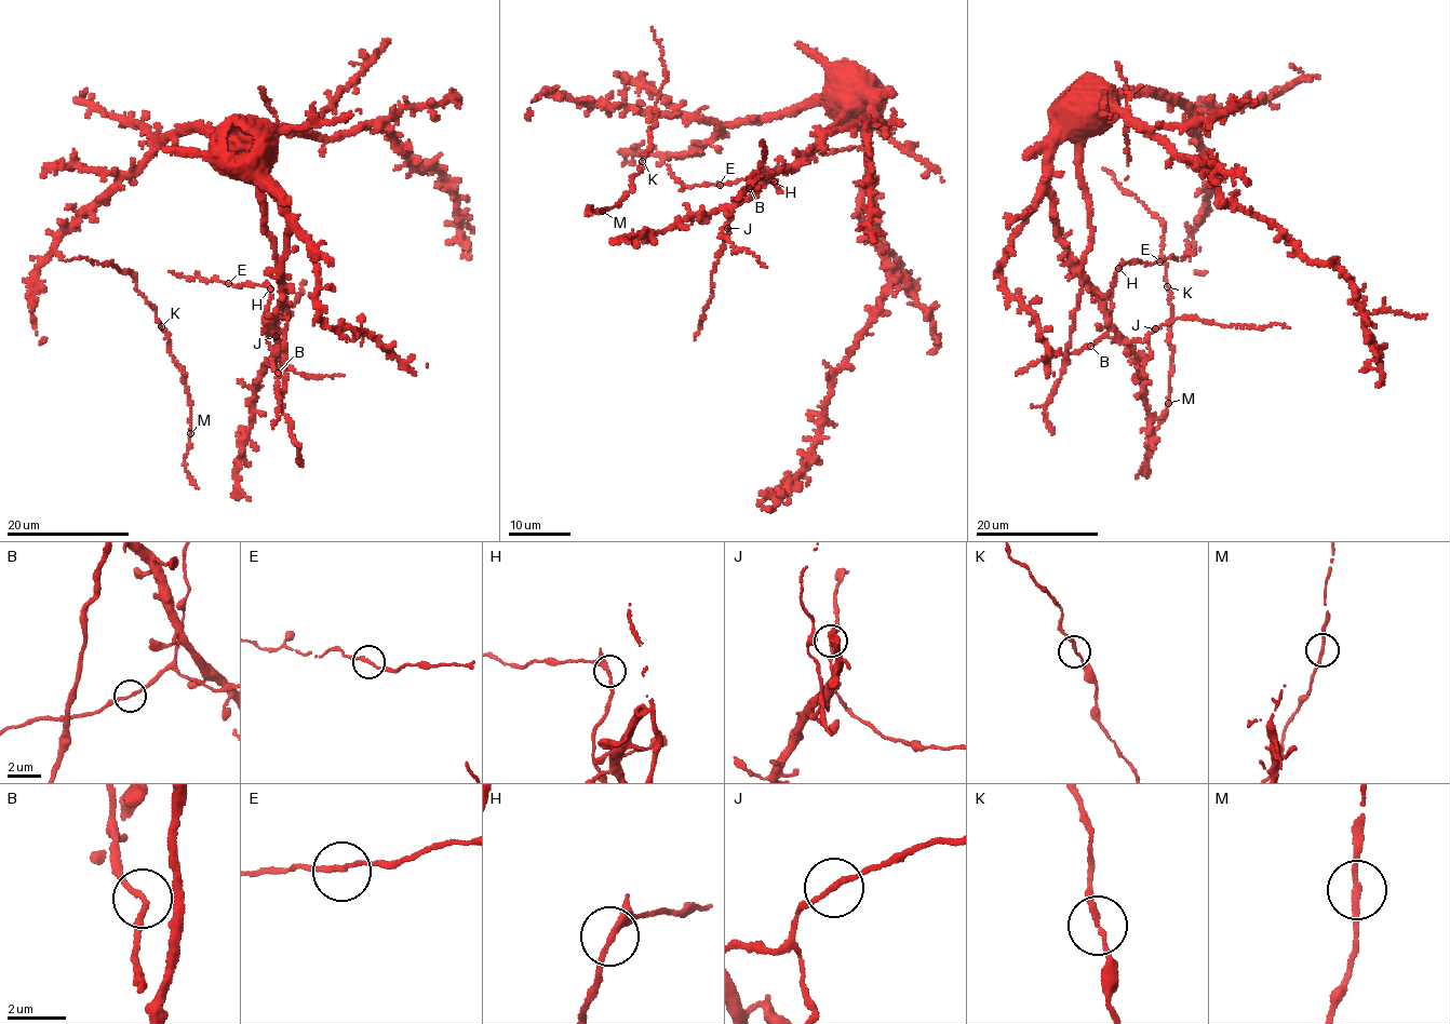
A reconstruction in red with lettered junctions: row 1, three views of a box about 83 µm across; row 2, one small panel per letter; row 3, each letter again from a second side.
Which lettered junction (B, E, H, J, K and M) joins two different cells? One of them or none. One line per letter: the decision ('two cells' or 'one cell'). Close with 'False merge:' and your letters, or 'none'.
B: one cell
E: one cell
H: one cell
J: one cell
K: one cell
M: one cell
False merge: none

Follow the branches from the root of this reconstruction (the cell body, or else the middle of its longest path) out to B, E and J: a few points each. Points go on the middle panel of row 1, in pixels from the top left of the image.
B: (802, 163), (784, 166), (768, 178), (760, 189), (739, 202), (739, 196), (749, 188)
E: (802, 163), (784, 166), (741, 201), (740, 194), (755, 180), (773, 182), (747, 177), (719, 185)
J: (802, 163), (784, 166), (768, 178), (760, 189), (729, 207), (727, 228)

